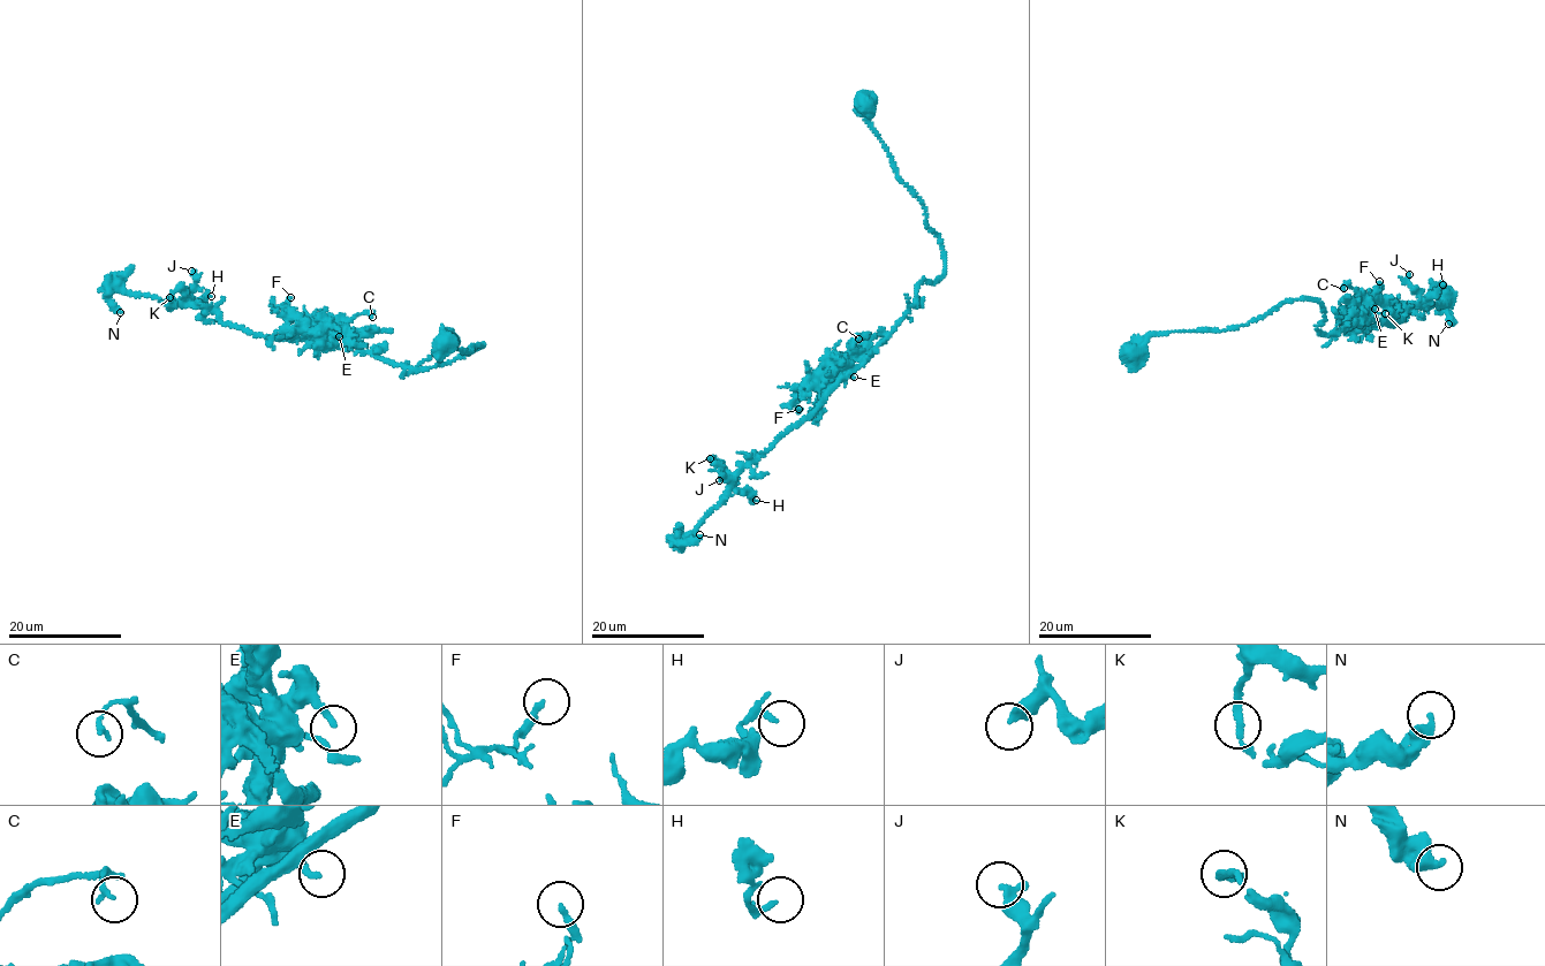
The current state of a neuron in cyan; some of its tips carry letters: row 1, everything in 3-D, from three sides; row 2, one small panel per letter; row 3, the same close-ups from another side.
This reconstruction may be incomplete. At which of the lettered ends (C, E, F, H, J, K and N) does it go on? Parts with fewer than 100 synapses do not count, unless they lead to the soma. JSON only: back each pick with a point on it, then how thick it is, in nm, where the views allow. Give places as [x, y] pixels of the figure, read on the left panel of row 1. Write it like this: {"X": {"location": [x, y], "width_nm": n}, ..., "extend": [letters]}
{"extend": []}

